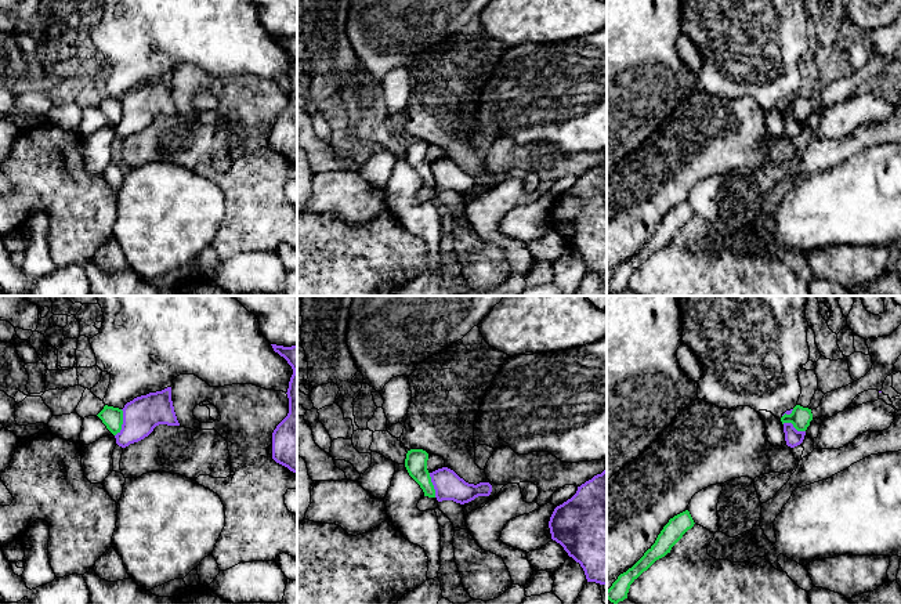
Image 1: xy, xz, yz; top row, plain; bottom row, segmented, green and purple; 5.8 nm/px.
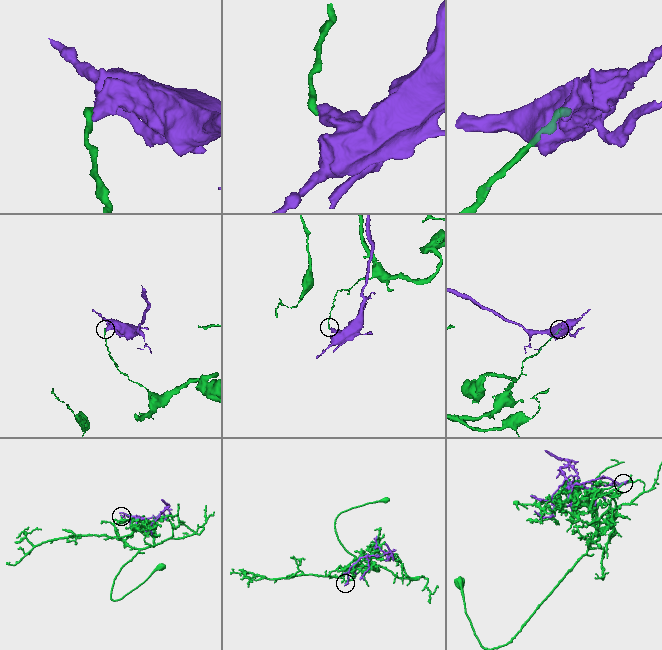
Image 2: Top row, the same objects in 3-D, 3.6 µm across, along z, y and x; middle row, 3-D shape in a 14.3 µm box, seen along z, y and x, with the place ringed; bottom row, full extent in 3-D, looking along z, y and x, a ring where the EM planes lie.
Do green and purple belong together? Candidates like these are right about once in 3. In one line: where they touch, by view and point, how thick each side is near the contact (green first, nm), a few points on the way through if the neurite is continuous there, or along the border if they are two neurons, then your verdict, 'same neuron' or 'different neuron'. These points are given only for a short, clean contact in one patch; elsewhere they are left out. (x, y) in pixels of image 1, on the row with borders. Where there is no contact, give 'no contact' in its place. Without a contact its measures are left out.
meets green in xy at (122, 423); 120 nm thick on the green side, 200 nm on the other; border along xy (122, 409), (122, 429), (115, 436); different neuron

